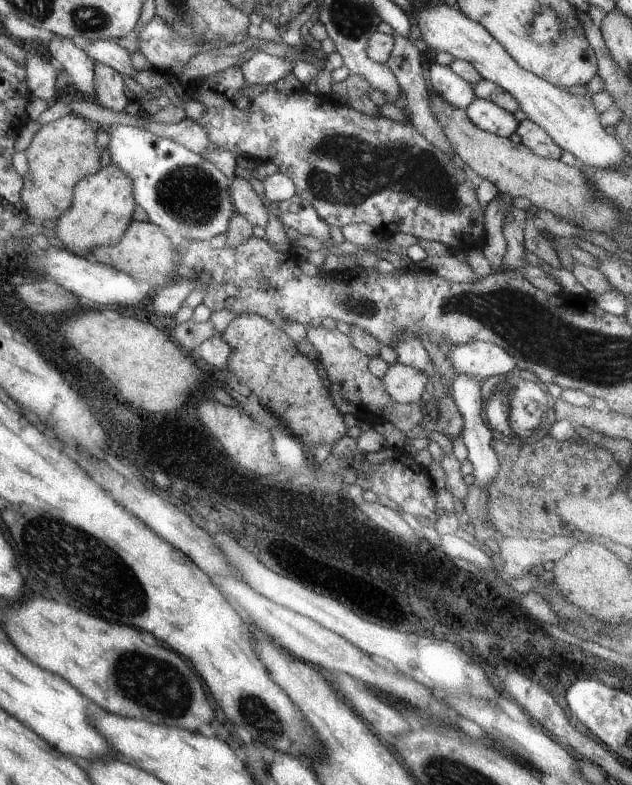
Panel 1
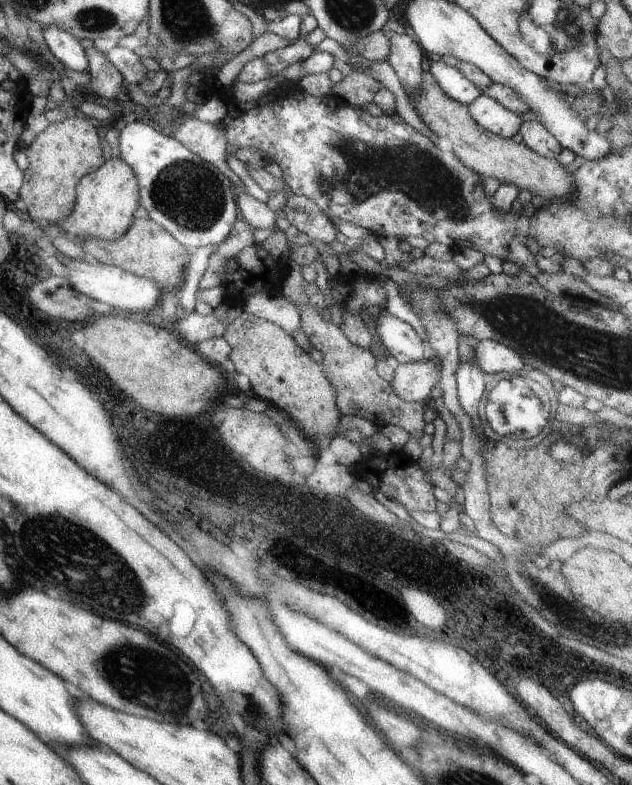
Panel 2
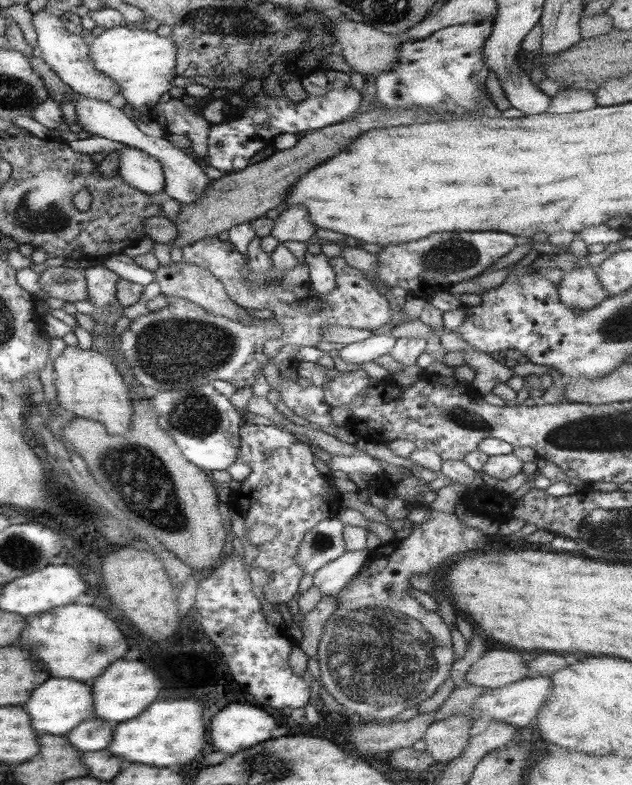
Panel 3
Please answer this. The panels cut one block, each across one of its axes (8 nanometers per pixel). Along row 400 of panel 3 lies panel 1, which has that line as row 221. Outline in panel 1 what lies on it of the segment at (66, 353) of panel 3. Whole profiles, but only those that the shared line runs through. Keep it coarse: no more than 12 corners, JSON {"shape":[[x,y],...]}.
{"shape":[[110,163],[74,185],[56,220],[78,256],[115,245],[136,204],[131,178]]}

